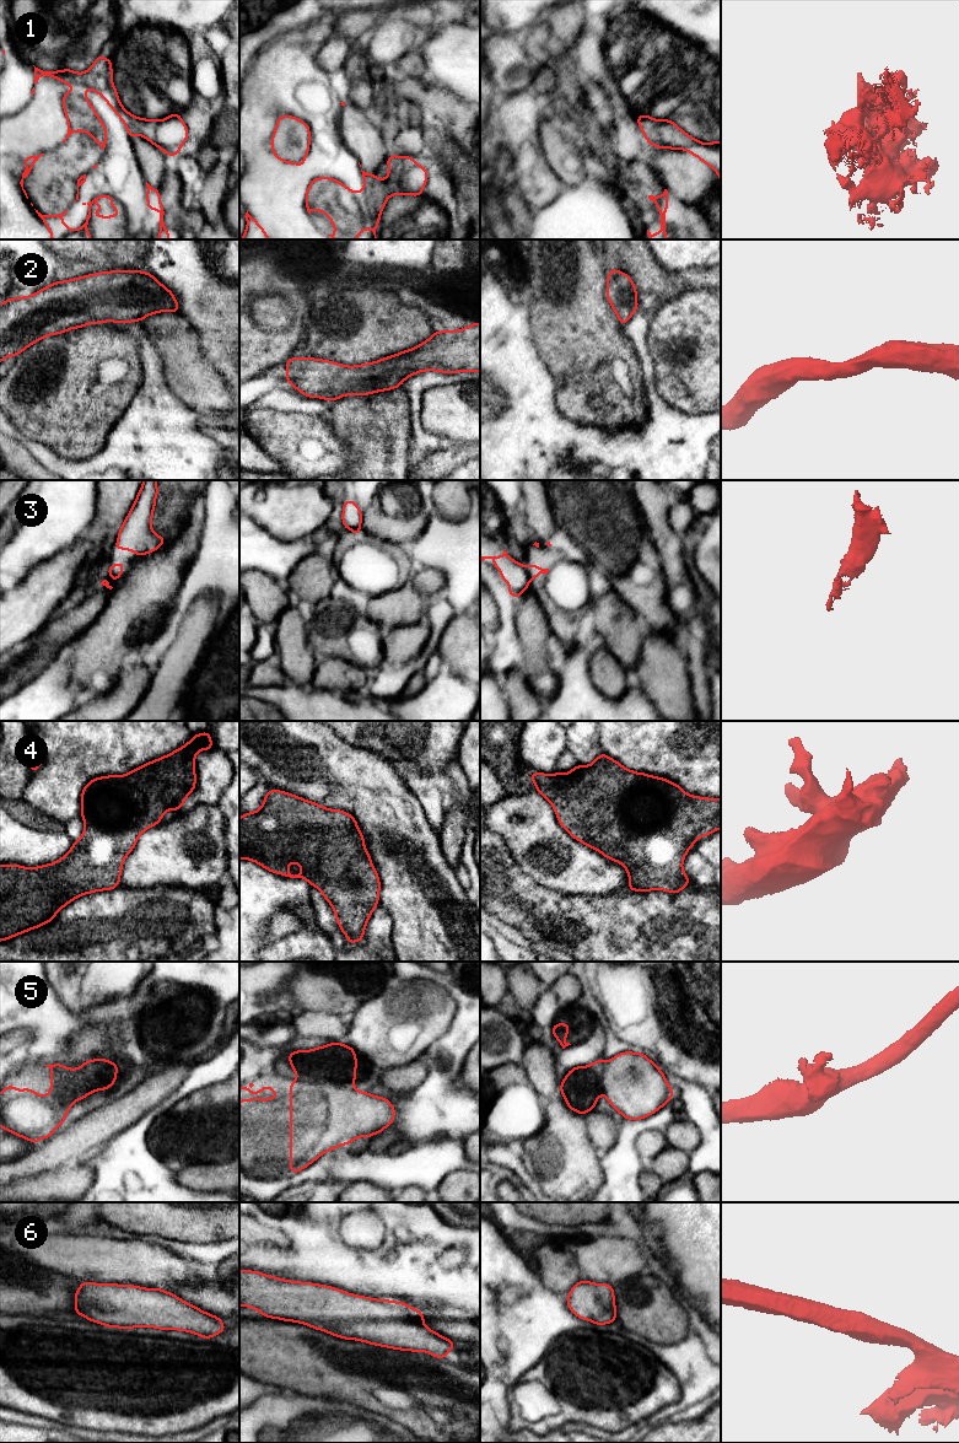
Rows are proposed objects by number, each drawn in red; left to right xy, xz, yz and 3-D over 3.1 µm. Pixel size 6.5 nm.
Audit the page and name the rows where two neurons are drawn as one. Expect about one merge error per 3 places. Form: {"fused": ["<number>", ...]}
{"fused": ["1", "3", "5"]}

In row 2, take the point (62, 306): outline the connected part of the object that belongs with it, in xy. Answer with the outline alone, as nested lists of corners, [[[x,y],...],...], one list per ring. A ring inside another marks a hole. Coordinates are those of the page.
[[[146,270],[99,271],[56,281],[29,296],[12,297],[0,305],[0,364],[49,335],[87,324],[141,322],[160,312],[179,313],[179,306],[174,294]]]

